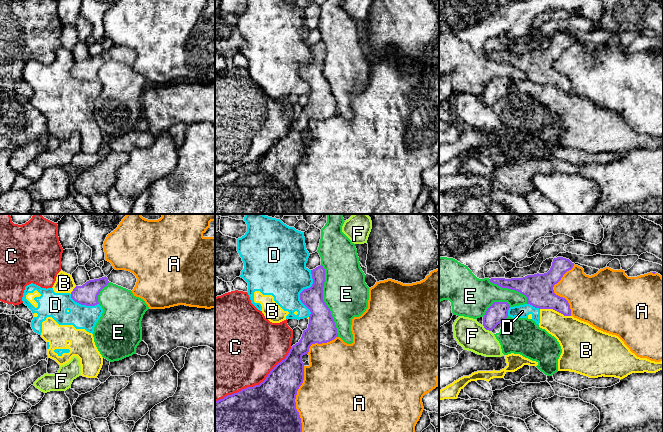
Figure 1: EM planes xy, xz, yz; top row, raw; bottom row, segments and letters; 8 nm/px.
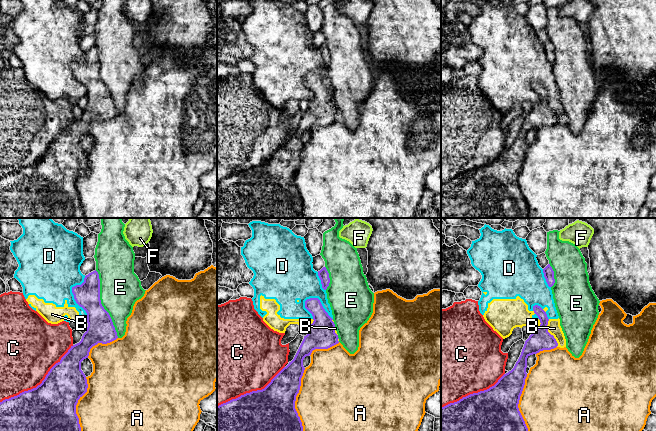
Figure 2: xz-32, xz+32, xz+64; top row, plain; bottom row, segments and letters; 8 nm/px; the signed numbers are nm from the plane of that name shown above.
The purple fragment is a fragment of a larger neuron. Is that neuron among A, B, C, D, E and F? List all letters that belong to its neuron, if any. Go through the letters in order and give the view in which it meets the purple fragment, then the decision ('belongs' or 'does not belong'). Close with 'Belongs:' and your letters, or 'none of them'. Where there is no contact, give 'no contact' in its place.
A: meets purple in xz; does not belong
B: meets purple in yz; does not belong
C: meets purple in xz; does not belong
D: meets purple in xz; does not belong
E: meets purple in xz; does not belong
F: meets purple in yz; does not belong
Belongs: none of them

